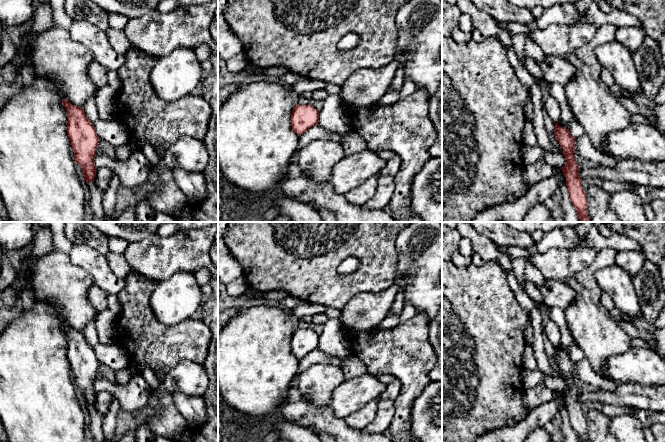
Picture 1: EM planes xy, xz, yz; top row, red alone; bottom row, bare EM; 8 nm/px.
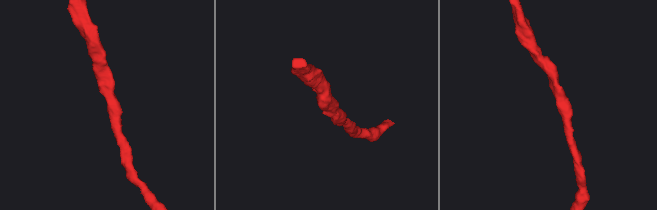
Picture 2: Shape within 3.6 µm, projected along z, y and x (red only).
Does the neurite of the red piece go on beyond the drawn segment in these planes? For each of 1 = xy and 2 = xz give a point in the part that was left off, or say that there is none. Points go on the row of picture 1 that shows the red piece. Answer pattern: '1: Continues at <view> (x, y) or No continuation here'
1: No continuation here
2: No continuation here

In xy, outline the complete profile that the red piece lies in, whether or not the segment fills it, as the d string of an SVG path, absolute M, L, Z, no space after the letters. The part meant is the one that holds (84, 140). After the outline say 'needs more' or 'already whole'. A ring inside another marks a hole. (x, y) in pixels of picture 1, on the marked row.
M67 98L62 100L68 115L67 134L71 142L74 158L82 168L87 184L94 182L97 167L94 164L99 136L94 124L88 120L84 108L72 105Z; already whole

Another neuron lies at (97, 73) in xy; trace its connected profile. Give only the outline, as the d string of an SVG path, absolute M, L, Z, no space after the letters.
M95 59L89 63L87 67L87 75L89 79L98 87L101 88L107 83L107 71L108 69L102 66Z

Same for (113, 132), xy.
M112 117L104 120L98 119L93 124L99 138L106 143L107 147L112 149L124 145L131 139L129 130Z

